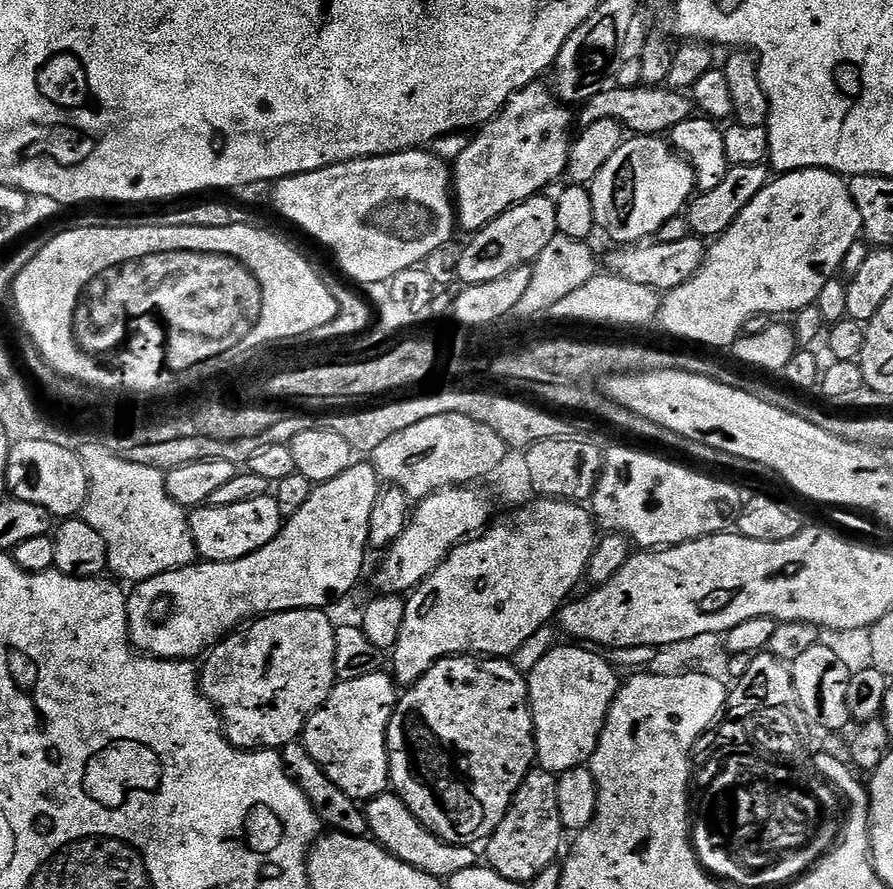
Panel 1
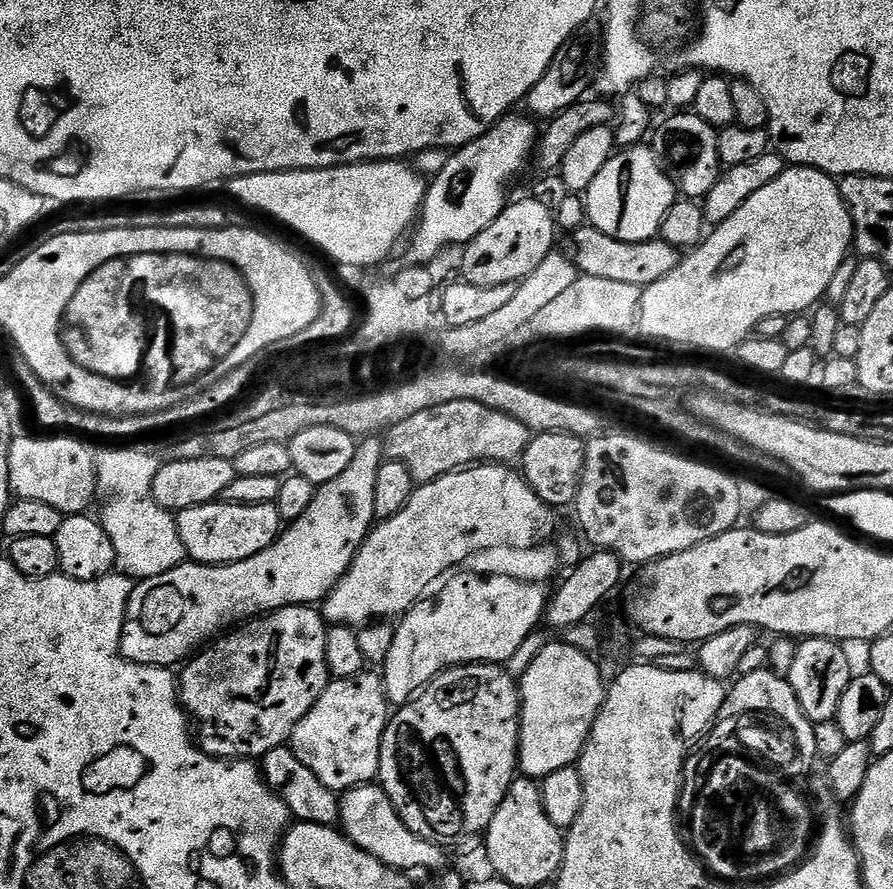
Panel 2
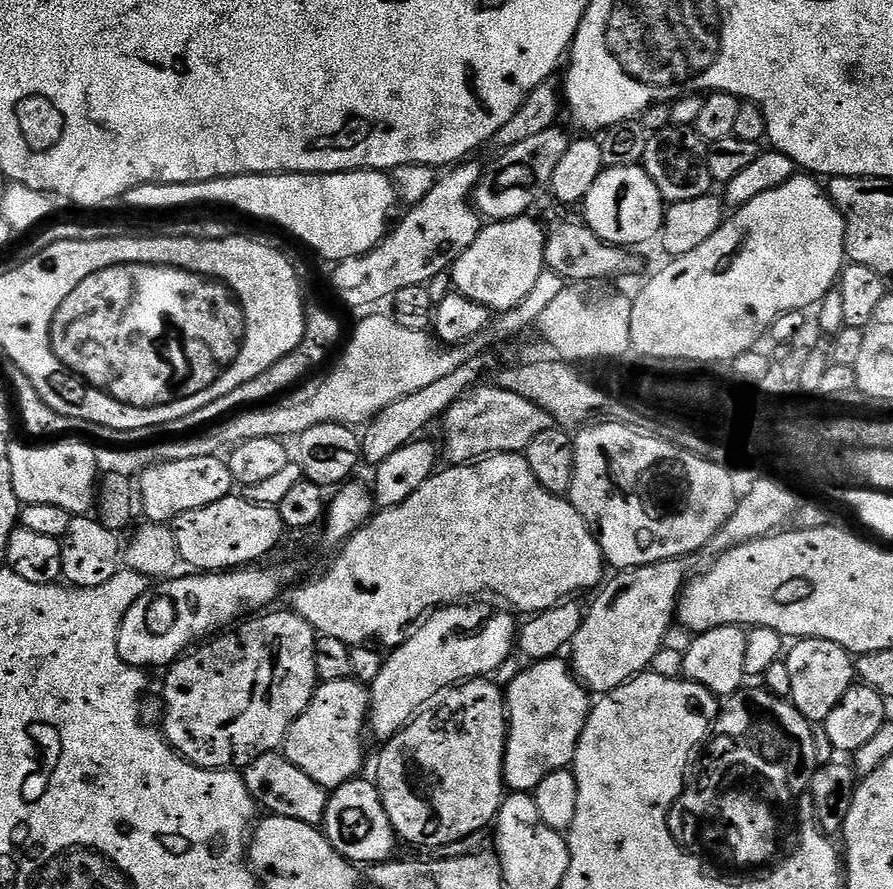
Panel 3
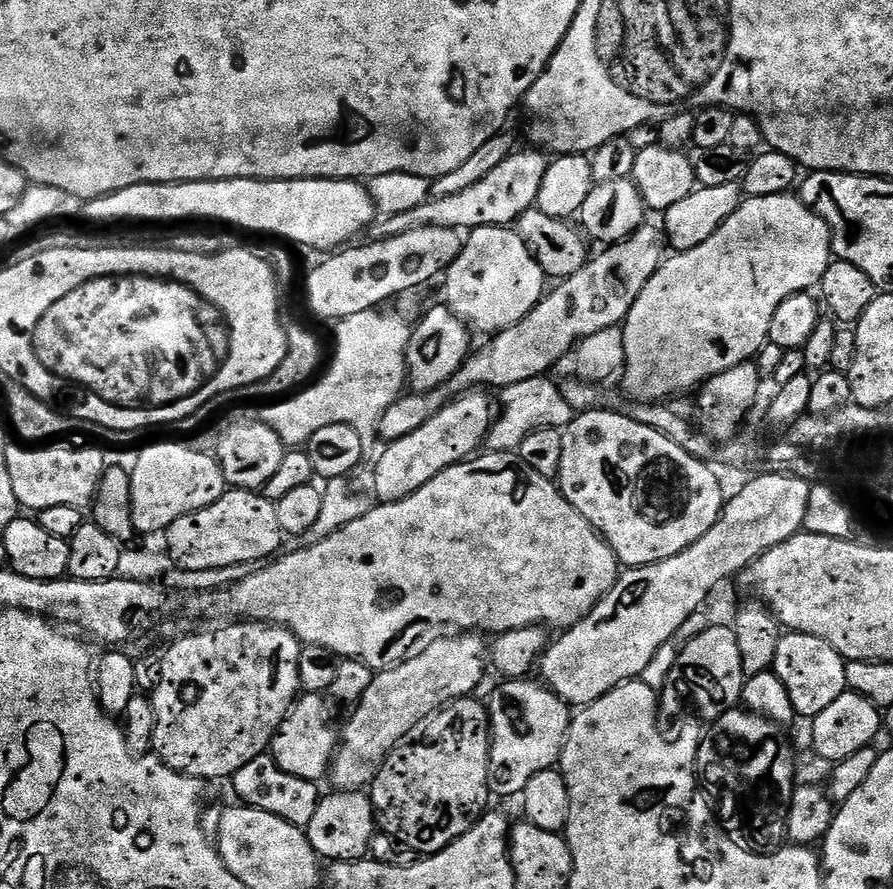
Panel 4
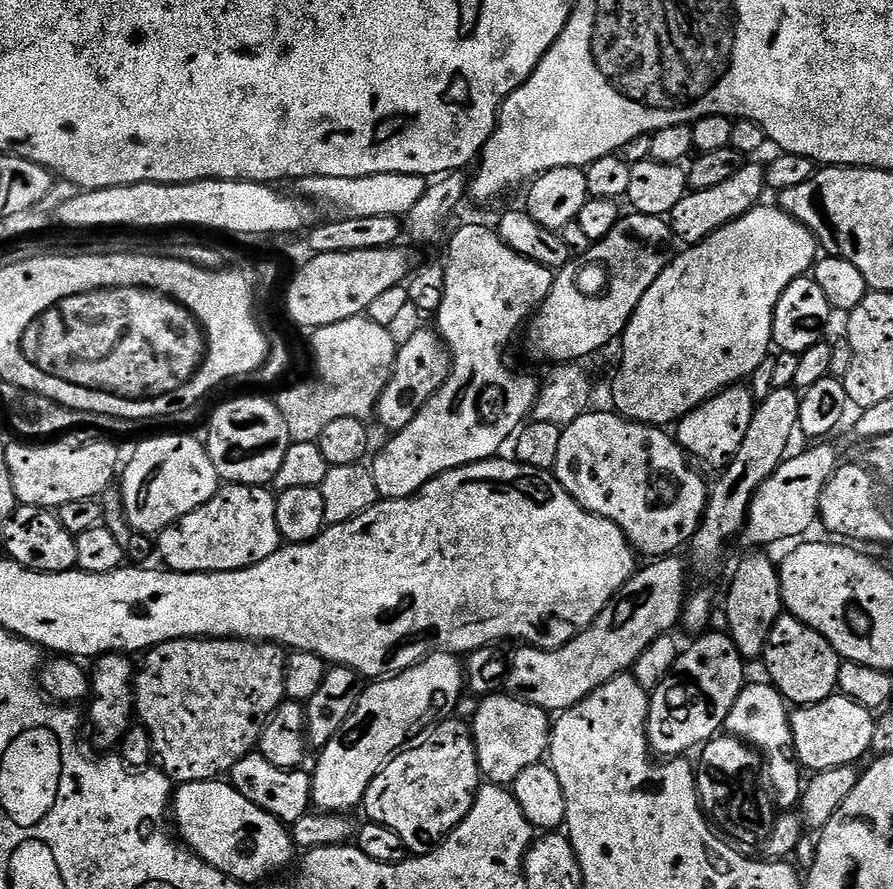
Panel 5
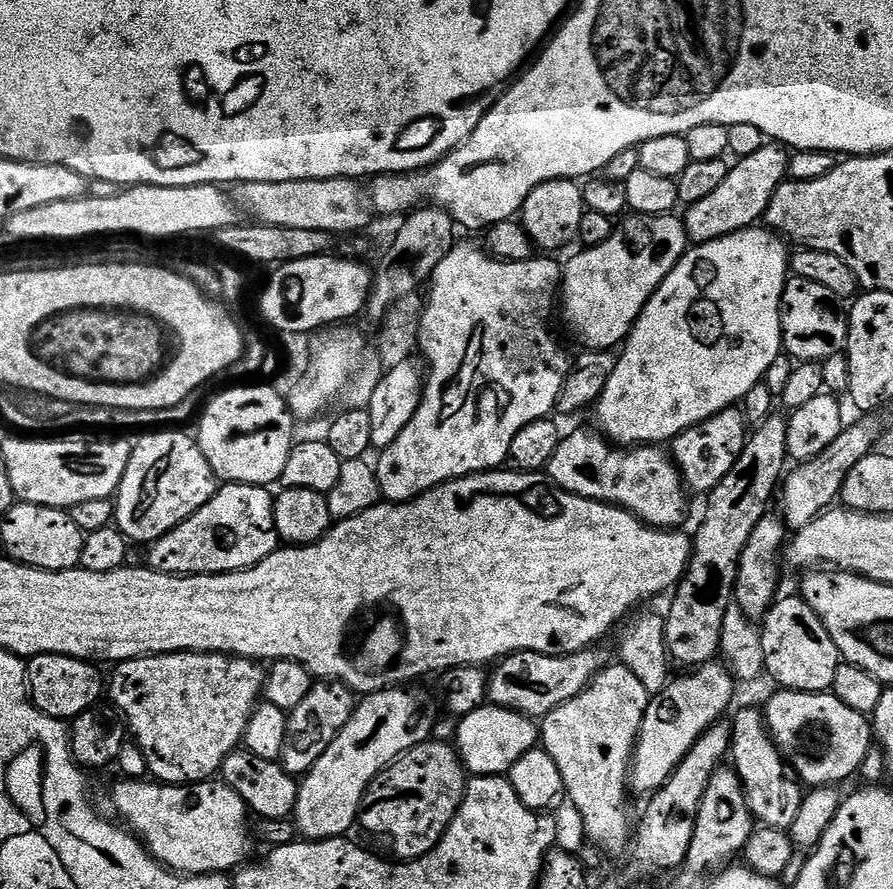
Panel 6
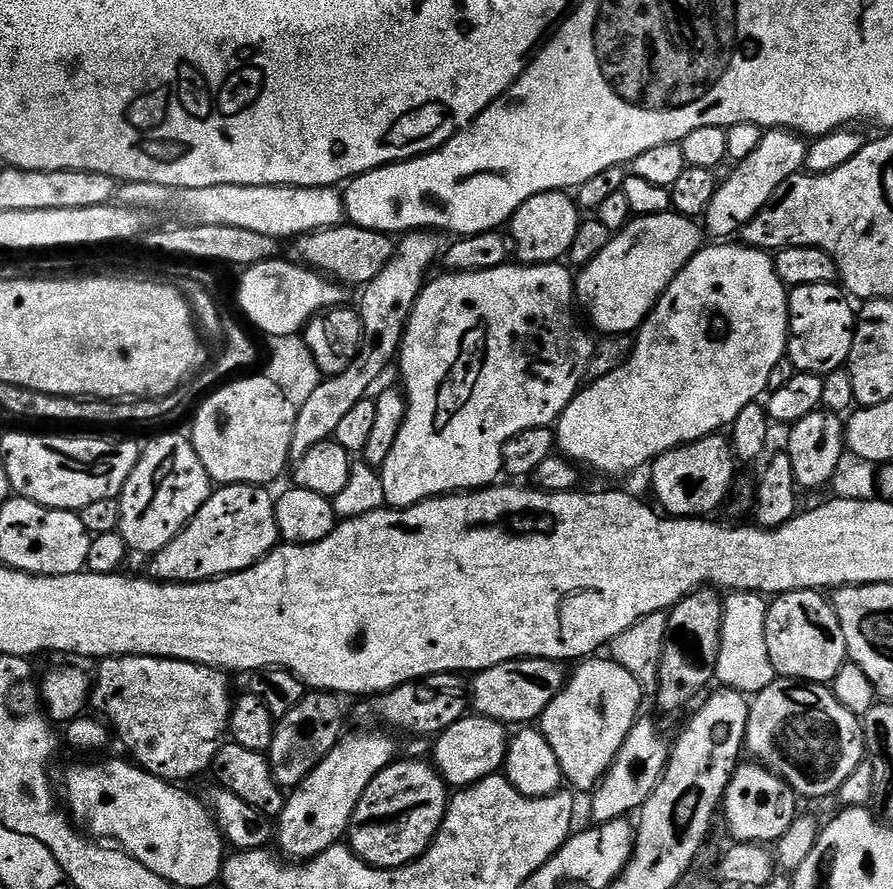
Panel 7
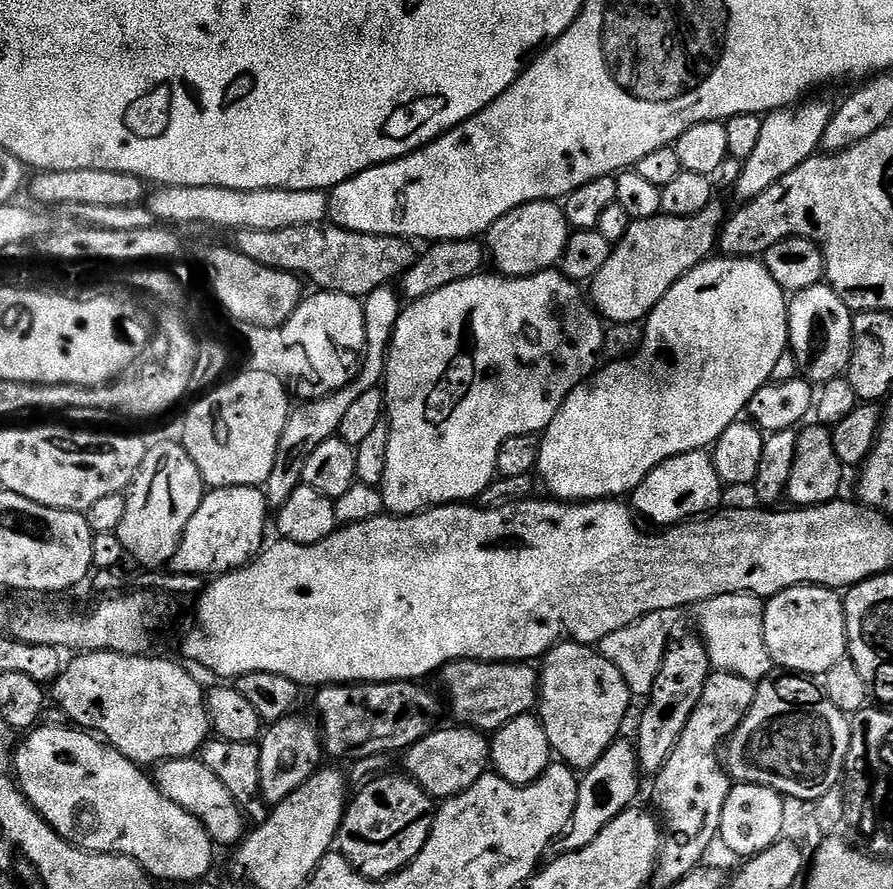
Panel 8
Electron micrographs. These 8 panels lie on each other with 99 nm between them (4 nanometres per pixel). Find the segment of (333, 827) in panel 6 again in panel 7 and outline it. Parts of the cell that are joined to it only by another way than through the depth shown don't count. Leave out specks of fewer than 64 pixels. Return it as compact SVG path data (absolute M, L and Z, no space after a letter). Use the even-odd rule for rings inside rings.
M356 730L353 736L345 735L330 754L302 783L291 789L284 809L274 828L285 857L296 862L313 860L330 846L345 839L348 823L370 782L383 768L393 763L398 748L384 730ZM380 731L380 732L372 732ZM388 735L388 736L387 736ZM393 755L393 756L392 756ZM288 855L288 856L287 856Z

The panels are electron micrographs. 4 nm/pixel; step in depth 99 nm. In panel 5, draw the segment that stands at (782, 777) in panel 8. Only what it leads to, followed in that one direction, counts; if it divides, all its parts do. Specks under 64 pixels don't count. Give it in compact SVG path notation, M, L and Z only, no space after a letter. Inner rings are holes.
M834 694L817 704L797 707L791 718L797 758L807 771L809 768L809 773L856 764L864 755L869 755L876 716L849 696Z

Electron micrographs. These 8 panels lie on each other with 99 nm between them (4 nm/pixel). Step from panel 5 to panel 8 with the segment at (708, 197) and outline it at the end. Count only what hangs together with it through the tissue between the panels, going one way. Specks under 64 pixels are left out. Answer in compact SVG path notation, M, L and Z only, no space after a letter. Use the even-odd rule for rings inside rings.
M811 100L799 106L779 108L777 112L767 113L763 117L758 146L754 146L754 154L743 161L741 168L744 169L736 180L736 196L740 202L753 200L758 198L758 194L769 192L779 180L790 174L790 170L802 166L802 162L817 155L822 134L826 134L826 126L830 126L834 104L828 100Z

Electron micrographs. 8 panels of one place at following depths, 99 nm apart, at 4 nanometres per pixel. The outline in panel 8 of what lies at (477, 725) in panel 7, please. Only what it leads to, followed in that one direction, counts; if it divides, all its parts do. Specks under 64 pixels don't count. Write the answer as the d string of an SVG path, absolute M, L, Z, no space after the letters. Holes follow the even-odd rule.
M441 727L431 732L415 746L407 749L403 757L404 764L408 767L407 775L421 784L429 796L440 802L470 790L470 786L474 786L474 782L478 782L478 778L482 778L489 771L492 758L490 740L485 733L478 732L475 728L451 727Z

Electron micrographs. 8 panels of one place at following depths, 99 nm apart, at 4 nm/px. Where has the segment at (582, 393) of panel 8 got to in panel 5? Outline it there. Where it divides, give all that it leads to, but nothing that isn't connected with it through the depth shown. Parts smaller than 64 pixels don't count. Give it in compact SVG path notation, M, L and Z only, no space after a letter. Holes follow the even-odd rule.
M757 206L747 212L745 216L739 216L734 222L722 226L714 234L710 234L700 244L691 245L684 253L677 255L669 263L666 271L659 276L646 290L642 302L638 302L636 313L630 318L628 327L624 329L622 345L624 353L620 356L620 369L616 372L616 381L612 384L612 404L619 415L627 420L634 420L637 424L650 424L653 426L675 425L686 414L690 414L702 402L706 402L711 396L717 396L723 388L730 388L747 381L758 366L762 366L762 360L770 354L773 347L772 341L772 319L775 314L775 307L782 298L783 291L790 286L790 282L811 273L818 259L818 241L806 226L799 224L793 216L786 214L783 208L773 206L764 208Z

